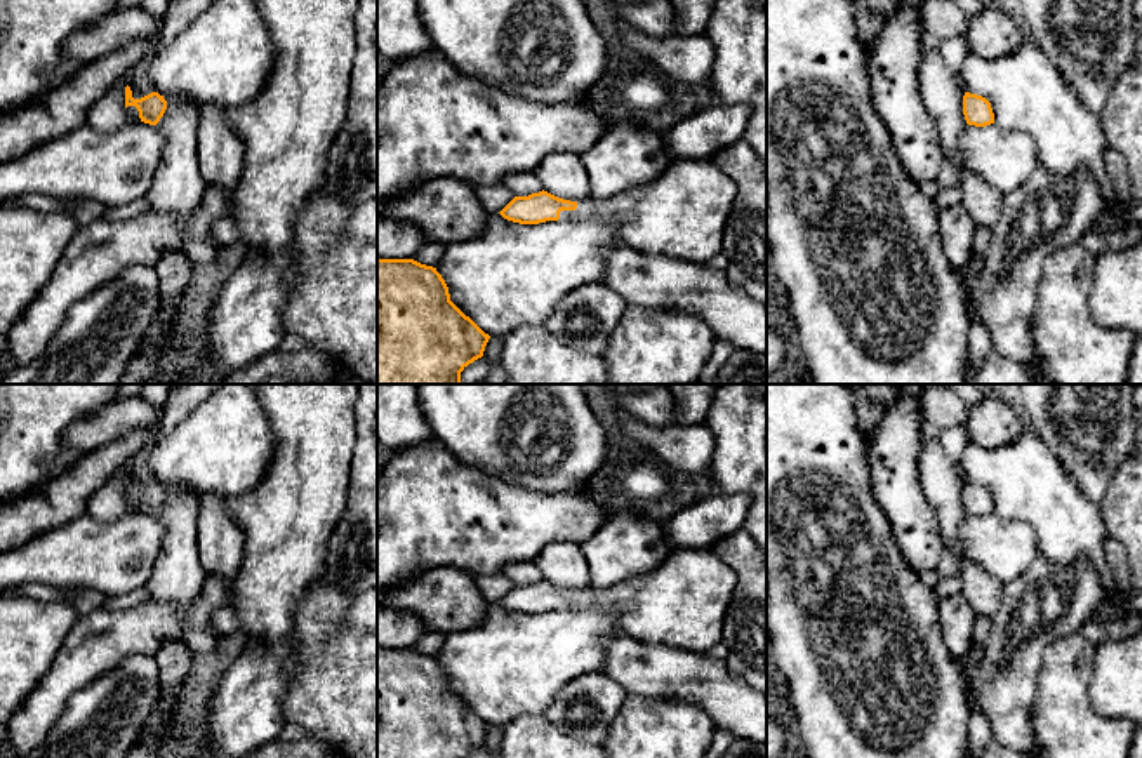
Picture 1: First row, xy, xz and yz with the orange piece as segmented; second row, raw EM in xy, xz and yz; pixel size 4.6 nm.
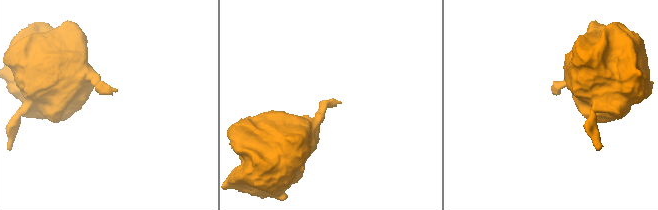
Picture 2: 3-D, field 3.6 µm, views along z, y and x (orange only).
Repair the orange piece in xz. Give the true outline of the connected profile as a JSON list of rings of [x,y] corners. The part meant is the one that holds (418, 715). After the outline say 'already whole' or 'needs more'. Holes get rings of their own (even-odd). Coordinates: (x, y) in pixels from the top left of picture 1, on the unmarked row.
[[[377,647],[377,758],[464,758],[483,746],[490,725],[452,690],[433,655]]]; already whole

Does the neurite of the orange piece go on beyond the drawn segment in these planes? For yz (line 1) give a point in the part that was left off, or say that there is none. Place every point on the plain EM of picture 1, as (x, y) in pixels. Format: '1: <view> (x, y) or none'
1: none

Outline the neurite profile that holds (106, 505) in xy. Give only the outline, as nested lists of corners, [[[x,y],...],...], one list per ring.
[[[129,464],[122,466],[108,483],[99,489],[87,502],[87,515],[99,523],[110,523],[127,515],[125,508],[125,476]]]

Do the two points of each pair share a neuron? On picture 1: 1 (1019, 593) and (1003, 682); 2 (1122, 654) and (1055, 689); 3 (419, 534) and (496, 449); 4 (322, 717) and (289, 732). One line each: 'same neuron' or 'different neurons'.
1: same neuron
2: different neurons
3: different neurons
4: different neurons

